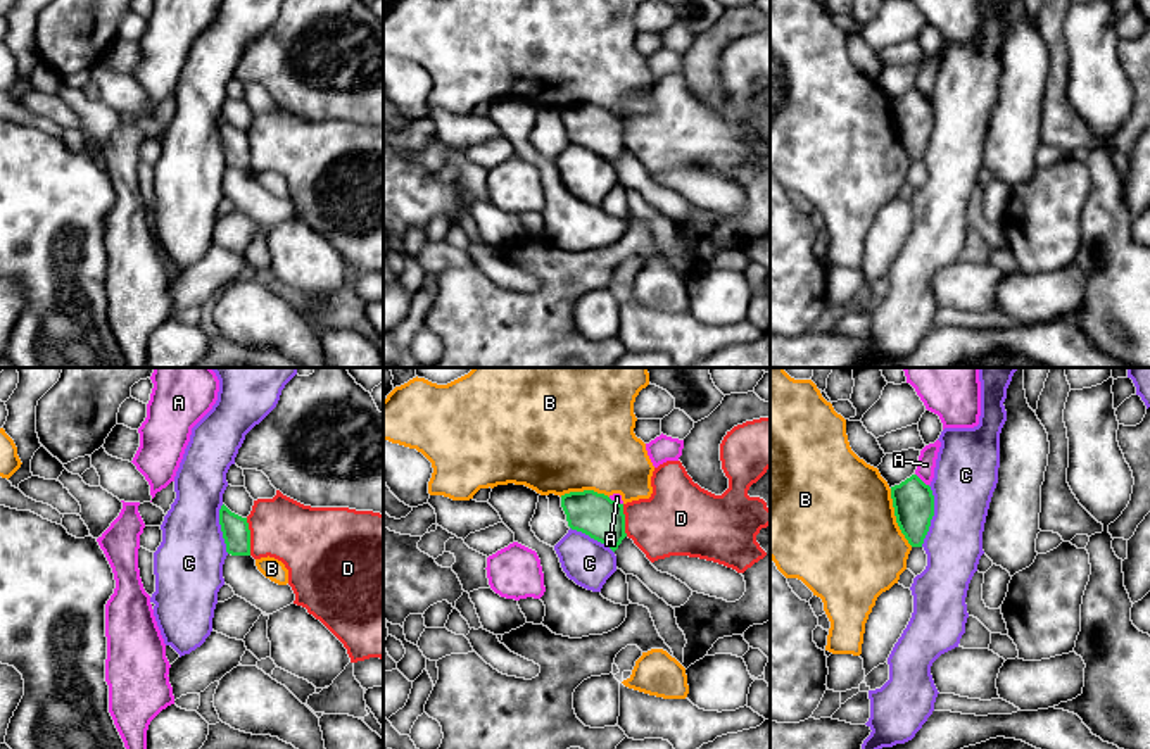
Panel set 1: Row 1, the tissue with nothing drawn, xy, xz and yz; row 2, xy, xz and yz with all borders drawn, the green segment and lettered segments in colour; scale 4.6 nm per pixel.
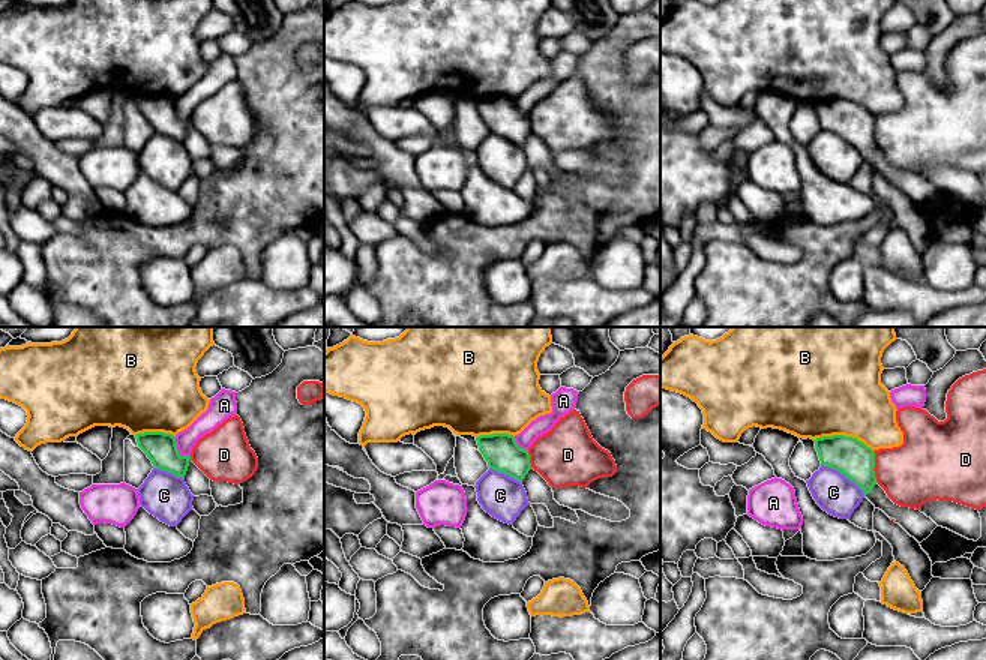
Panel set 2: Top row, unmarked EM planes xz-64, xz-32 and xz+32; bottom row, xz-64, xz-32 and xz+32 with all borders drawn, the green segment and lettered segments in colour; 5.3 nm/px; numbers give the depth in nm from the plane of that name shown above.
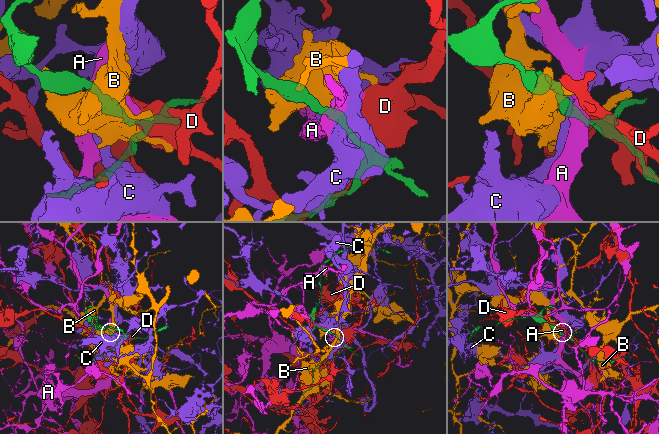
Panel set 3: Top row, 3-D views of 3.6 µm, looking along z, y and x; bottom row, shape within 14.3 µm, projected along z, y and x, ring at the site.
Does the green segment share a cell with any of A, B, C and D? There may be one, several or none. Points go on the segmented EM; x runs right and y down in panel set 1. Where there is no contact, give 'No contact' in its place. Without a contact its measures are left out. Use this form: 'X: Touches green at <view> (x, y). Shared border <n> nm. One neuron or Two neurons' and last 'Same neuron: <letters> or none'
A: Touches green at yz (921, 480). Shared border 90 nm. Two neurons
B: Touches green at yz (897, 518). Shared border 300 nm. Two neurons
C: Touches green at yz (933, 515). Shared border 300 nm. Two neurons
D: Touches green at xy (249, 537). Shared border 180 nm. Two neurons
Same neuron: none

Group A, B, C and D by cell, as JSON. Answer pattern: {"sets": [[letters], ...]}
{"sets": [["A"], ["B"], ["C"], ["D"]]}

